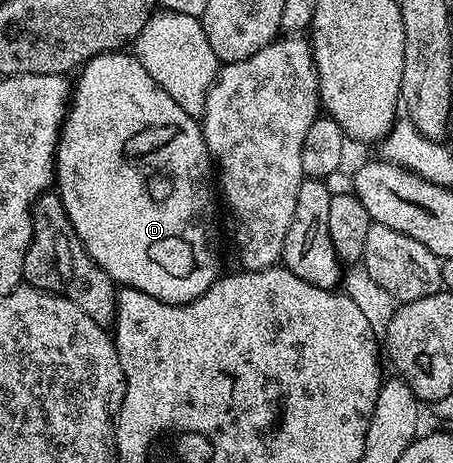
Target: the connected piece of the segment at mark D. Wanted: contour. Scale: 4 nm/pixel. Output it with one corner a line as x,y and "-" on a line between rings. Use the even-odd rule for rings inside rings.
130,51
106,52
95,56
83,65
78,76
79,81
76,79
73,84
67,116
63,119
63,126
59,130
53,181
77,238
85,246
87,256
93,258
93,262
97,262
97,266
101,266
101,270
105,270
105,274
109,274
116,285
141,290
166,304
188,304
201,298
201,294
205,294
205,290
209,290
209,286
213,286
213,282
219,279
221,269
214,250
210,248
211,228
207,225
207,216
215,212
217,192
213,187
213,157
211,151
207,149
200,121
194,116
185,114
185,110
181,110
181,106
177,106
177,102
173,102
173,98
169,98
169,94
165,94
165,90
161,90
157,82
153,82
149,70
145,70
145,66
141,66
139,59

